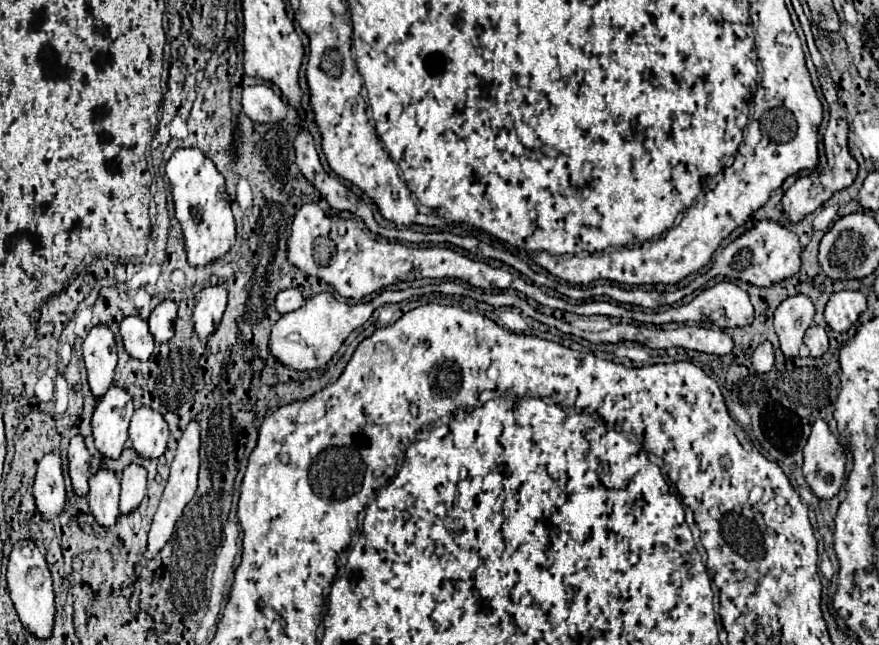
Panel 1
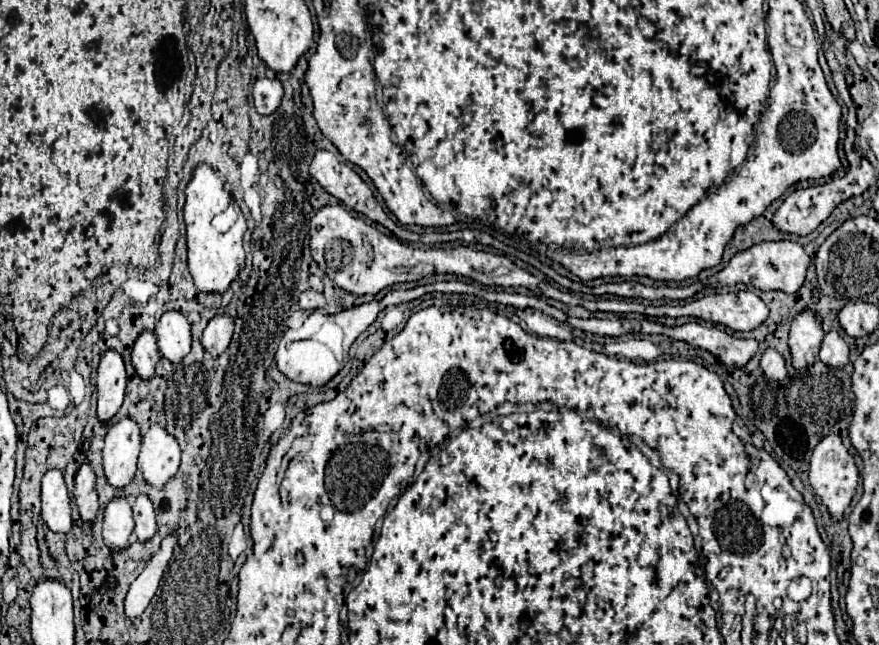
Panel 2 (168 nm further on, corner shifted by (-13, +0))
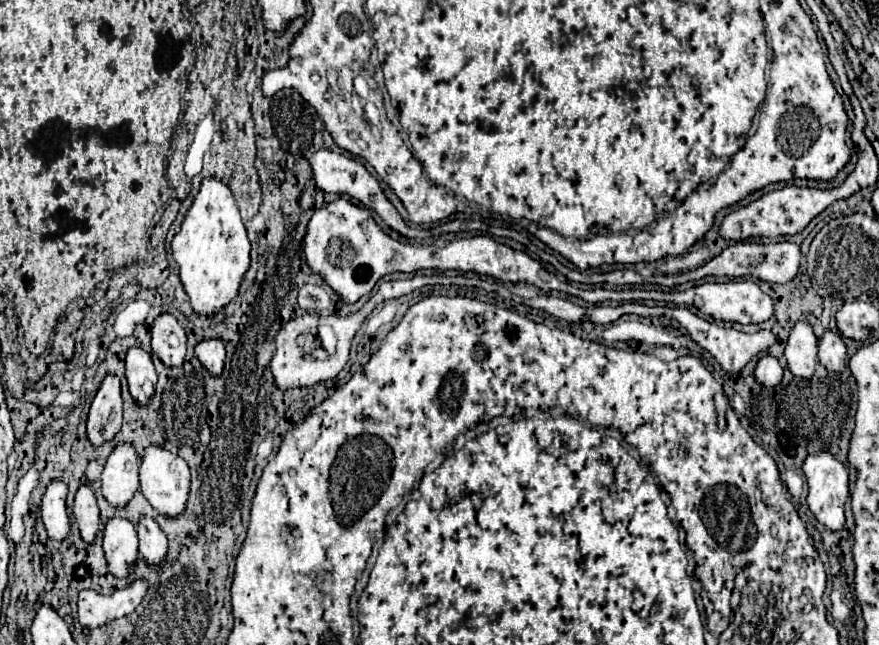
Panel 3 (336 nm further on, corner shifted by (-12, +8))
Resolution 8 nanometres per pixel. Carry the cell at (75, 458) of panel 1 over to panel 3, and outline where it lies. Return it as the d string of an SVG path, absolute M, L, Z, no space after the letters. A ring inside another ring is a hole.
M80 486L74 500L74 518L80 528L80 534L86 542L94 542L94 536L98 532L98 504L94 490L90 486Z

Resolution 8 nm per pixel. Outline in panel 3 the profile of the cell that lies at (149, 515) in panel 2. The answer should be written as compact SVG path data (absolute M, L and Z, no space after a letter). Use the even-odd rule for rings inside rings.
M140 516L136 528L138 528L138 540L140 540L140 556L148 564L160 564L168 548L168 540L164 532L156 524L156 520L148 516Z

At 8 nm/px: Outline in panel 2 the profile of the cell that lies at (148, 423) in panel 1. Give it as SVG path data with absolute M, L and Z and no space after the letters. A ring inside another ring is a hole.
M151 424L143 436L137 470L149 486L163 488L177 474L179 456L181 450L177 440L169 436L159 424Z

